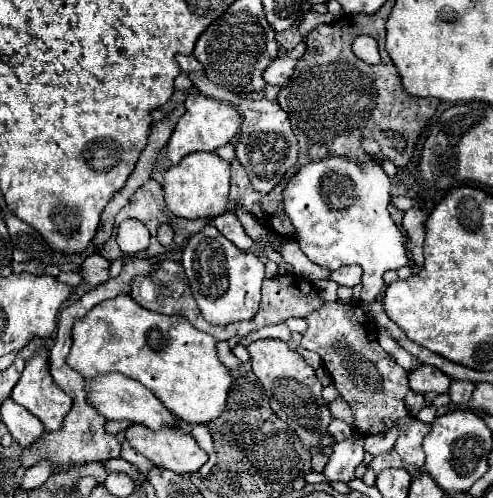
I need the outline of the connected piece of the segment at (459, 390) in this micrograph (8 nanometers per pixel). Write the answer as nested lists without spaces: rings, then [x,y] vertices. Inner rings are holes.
[[[452,382],[450,384],[450,390],[448,390],[452,404],[468,406],[470,404],[470,398],[472,398],[472,390],[474,390],[474,384],[472,382]]]

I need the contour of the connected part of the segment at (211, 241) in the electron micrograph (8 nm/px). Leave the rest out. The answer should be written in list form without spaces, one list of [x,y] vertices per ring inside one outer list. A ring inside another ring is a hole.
[[[206,224],[198,234],[190,236],[182,250],[182,266],[190,282],[192,296],[210,324],[224,326],[256,316],[260,304],[260,284],[264,280],[264,264],[258,256],[238,250],[216,230],[214,224]]]

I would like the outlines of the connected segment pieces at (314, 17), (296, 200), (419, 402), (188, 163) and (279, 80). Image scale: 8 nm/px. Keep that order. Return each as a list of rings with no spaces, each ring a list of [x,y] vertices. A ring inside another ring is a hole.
[[[310,10],[310,12],[306,12],[304,18],[302,18],[300,32],[302,32],[302,36],[306,36],[314,26],[318,26],[318,24],[330,24],[330,22],[334,22],[334,16],[332,16],[332,14],[322,16],[322,14],[316,14],[316,12]]]
[[[328,156],[322,160],[312,160],[302,168],[298,168],[298,172],[288,180],[286,188],[282,190],[284,214],[294,226],[294,240],[298,242],[300,250],[308,256],[310,262],[326,270],[338,270],[340,266],[348,266],[348,264],[362,266],[364,270],[362,300],[364,302],[374,302],[376,296],[384,290],[382,274],[386,270],[398,270],[402,266],[408,266],[410,262],[404,250],[404,236],[388,212],[390,186],[392,182],[388,174],[374,160],[354,162],[348,156]]]
[[[410,390],[408,398],[406,398],[406,406],[410,408],[410,414],[416,416],[416,414],[424,408],[424,396],[418,394],[418,392],[412,392],[412,390]]]
[[[196,152],[192,156],[184,156],[176,166],[170,166],[164,174],[164,200],[168,210],[174,216],[186,220],[198,218],[214,218],[220,216],[228,206],[228,190],[230,190],[230,164],[218,158],[214,152]]]
[[[298,44],[290,54],[282,56],[282,58],[276,58],[266,70],[264,70],[264,80],[266,84],[276,84],[276,86],[282,86],[290,80],[292,72],[294,72],[294,66],[296,66],[296,60],[304,54],[306,46],[304,44]]]

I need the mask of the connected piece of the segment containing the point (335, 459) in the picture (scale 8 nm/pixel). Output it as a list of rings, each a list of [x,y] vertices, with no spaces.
[[[350,436],[334,446],[334,452],[324,468],[324,476],[330,480],[350,482],[354,478],[354,470],[364,460],[362,436]]]

